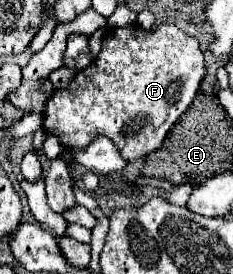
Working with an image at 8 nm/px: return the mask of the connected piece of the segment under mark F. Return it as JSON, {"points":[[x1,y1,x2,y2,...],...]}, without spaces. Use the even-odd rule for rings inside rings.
{"points":[[139,24,109,28,103,38,103,60,97,56,91,66,77,72,67,88,57,90,47,102,43,128,49,134,61,136,63,146,87,146,91,136,105,134,111,138,125,160,137,160,161,148,169,128,193,102,201,80,205,78,205,60,199,42,175,26,161,24,155,30,143,30]]}

